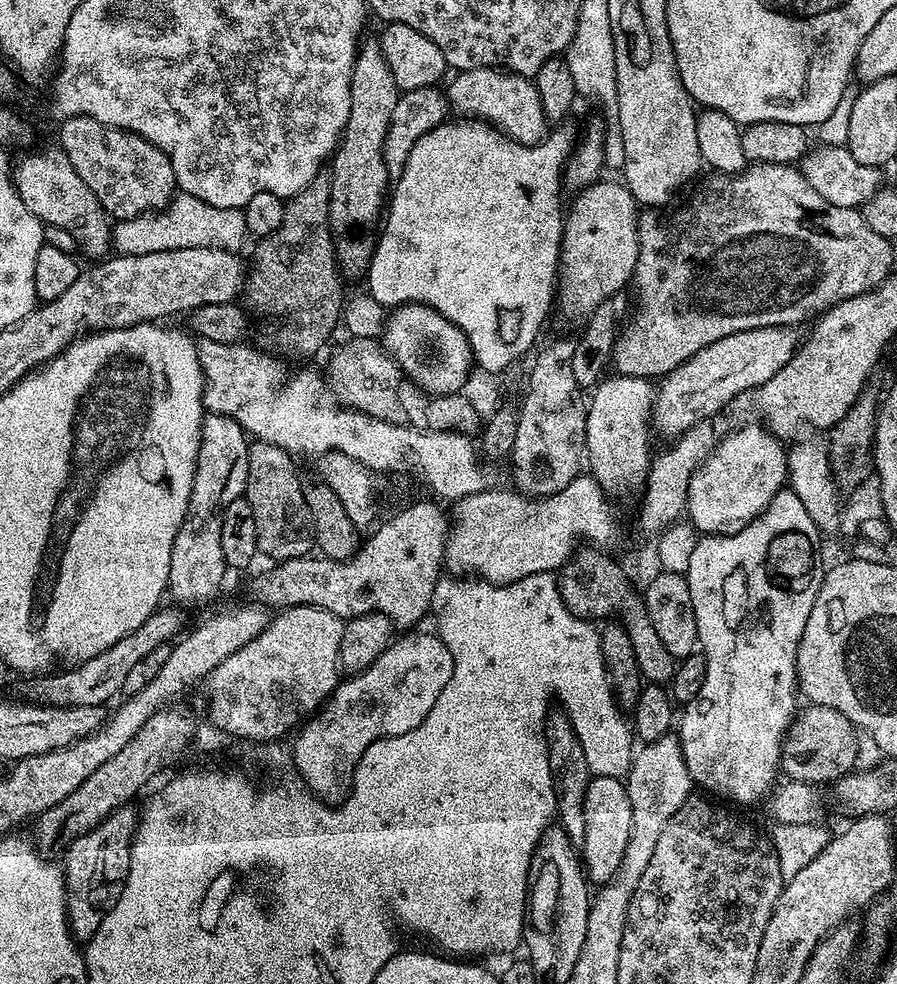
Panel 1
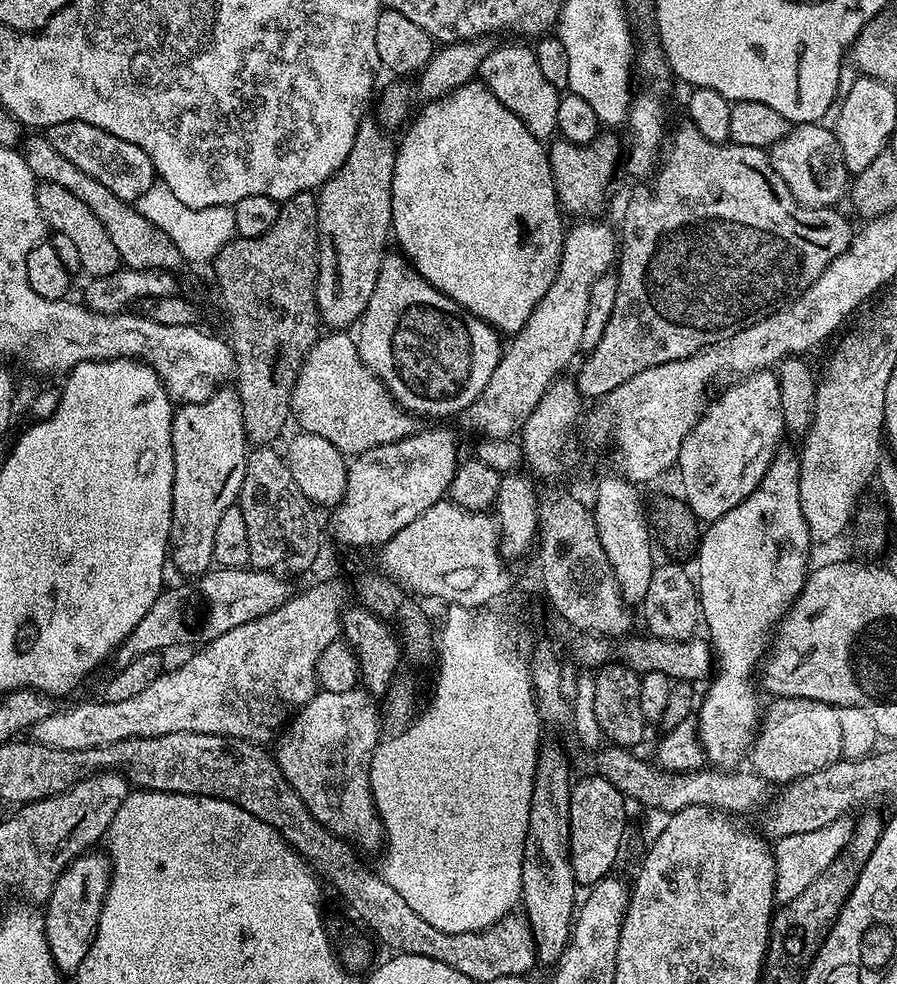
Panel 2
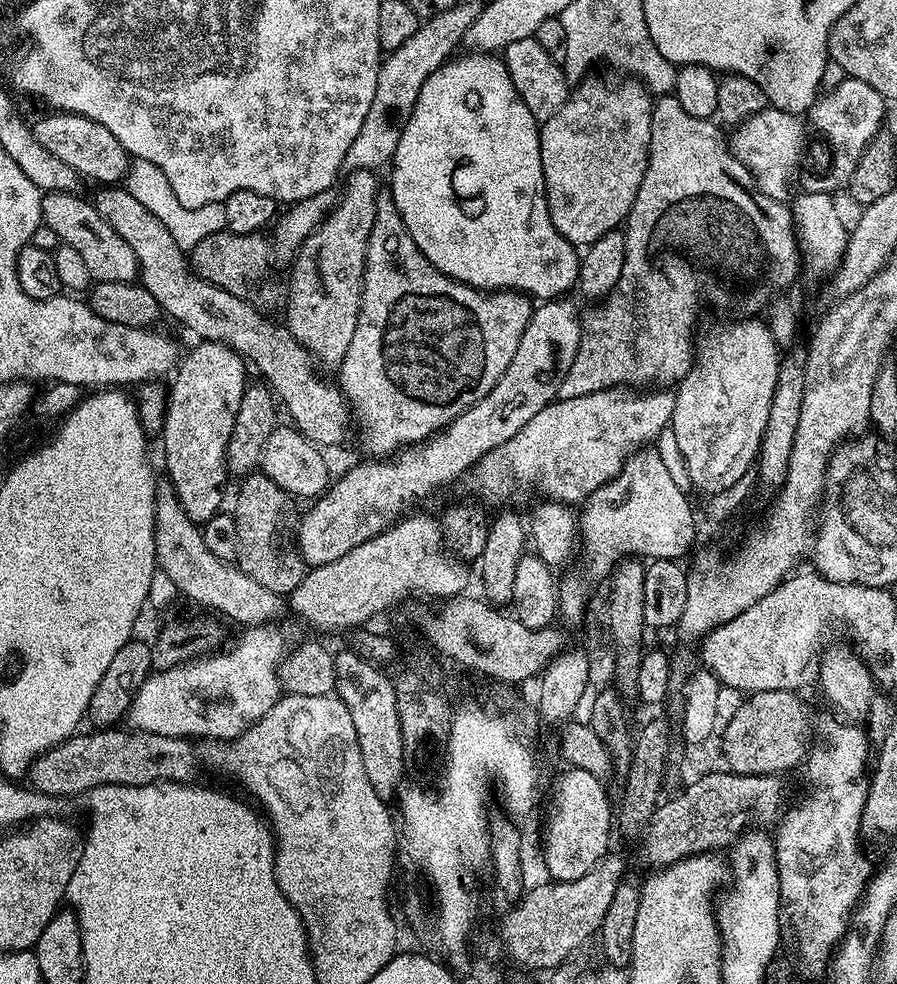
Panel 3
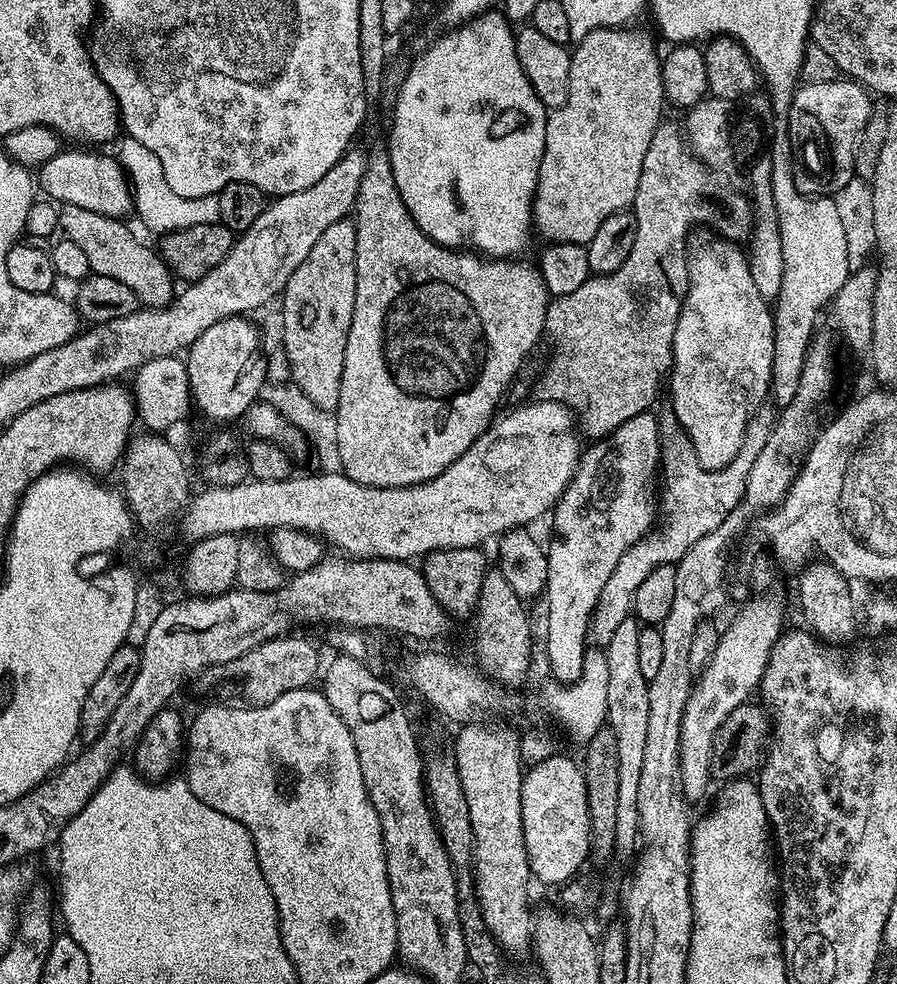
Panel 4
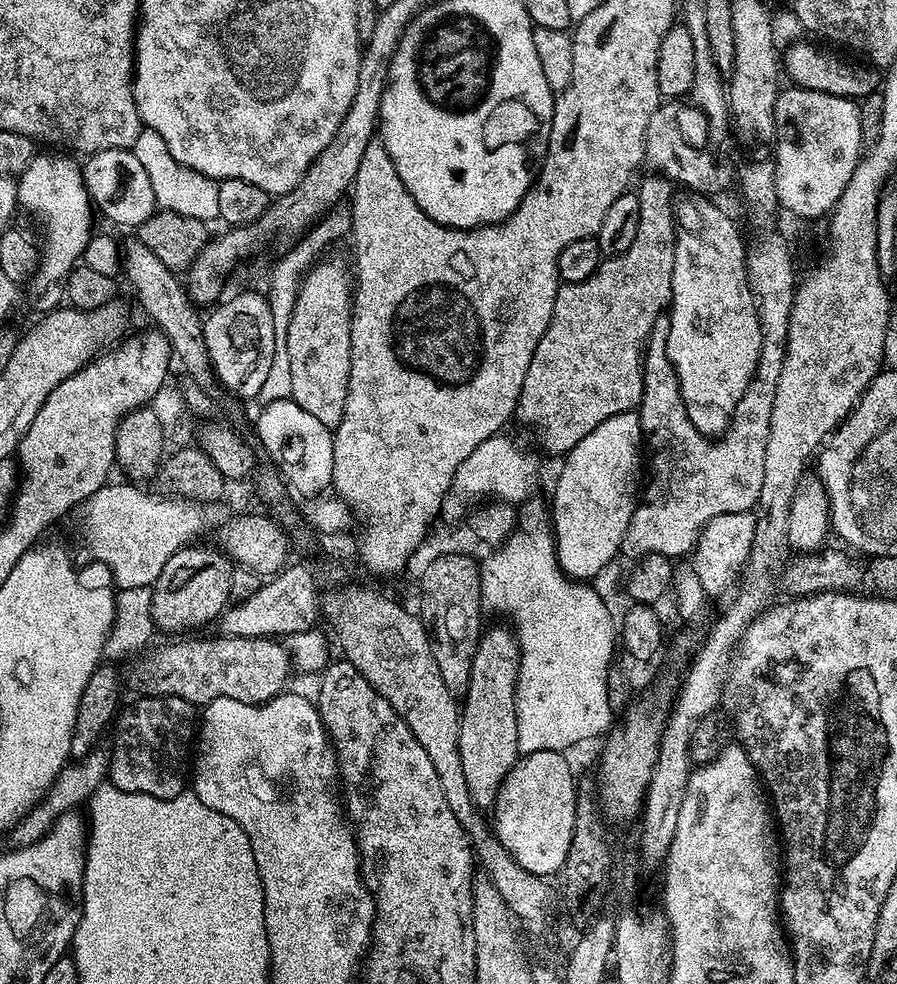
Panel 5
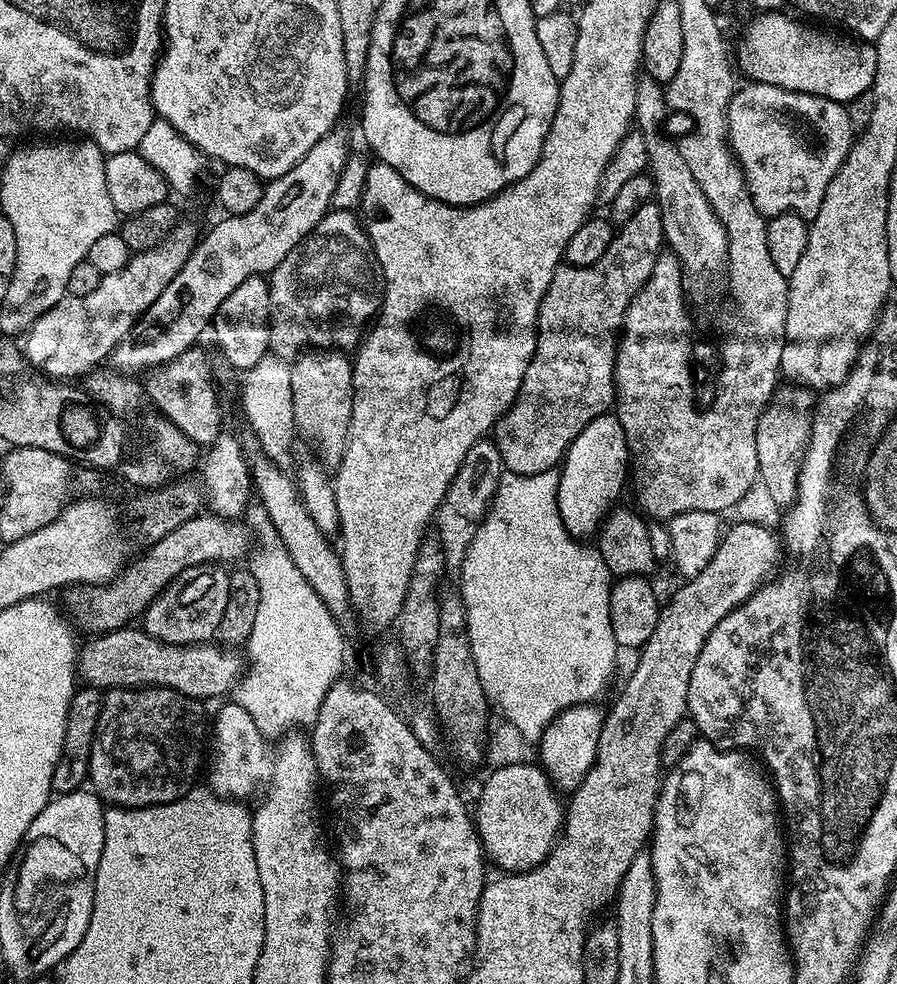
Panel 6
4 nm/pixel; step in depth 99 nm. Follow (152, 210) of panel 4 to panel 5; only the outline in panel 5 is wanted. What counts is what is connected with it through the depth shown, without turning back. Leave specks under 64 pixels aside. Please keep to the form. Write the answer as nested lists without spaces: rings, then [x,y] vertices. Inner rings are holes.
[[[141,127],[138,138],[132,144],[130,151],[142,162],[150,186],[154,188],[154,198],[157,209],[182,214],[186,218],[198,218],[205,222],[215,221],[218,217],[218,183],[209,176],[198,174],[192,168],[182,166],[166,150],[166,142],[162,142],[162,134],[152,128]]]

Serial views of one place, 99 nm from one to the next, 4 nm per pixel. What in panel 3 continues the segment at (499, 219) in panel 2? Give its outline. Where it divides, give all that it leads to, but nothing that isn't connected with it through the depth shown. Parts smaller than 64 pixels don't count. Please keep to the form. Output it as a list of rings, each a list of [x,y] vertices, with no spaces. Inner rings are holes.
[[[473,51],[464,55],[468,56],[458,57],[459,55],[457,55],[455,58],[449,59],[448,63],[438,70],[434,70],[434,74],[430,74],[430,78],[426,78],[426,82],[422,82],[418,102],[414,102],[414,110],[410,114],[410,122],[406,122],[406,130],[402,130],[402,138],[398,138],[398,150],[390,161],[390,169],[392,168],[390,191],[394,206],[398,206],[398,214],[402,218],[402,222],[406,222],[406,230],[410,230],[410,238],[414,238],[414,246],[418,246],[420,253],[442,274],[485,292],[505,290],[523,292],[540,302],[563,297],[571,288],[573,290],[577,287],[582,256],[577,245],[562,238],[562,234],[558,234],[554,222],[550,222],[546,182],[542,174],[542,158],[540,157],[540,124],[534,118],[534,114],[530,114],[526,102],[522,102],[518,90],[514,90],[514,82],[510,78],[508,67],[504,65],[504,61],[499,55]],[[496,144],[528,144],[528,194],[496,192]]]

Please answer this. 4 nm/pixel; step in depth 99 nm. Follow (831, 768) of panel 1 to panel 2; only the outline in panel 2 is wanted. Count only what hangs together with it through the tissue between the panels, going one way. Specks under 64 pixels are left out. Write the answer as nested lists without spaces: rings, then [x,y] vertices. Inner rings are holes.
[[[789,696],[773,699],[771,703],[761,715],[752,738],[752,772],[772,786],[783,786],[791,780],[806,778],[806,774],[814,774],[841,759],[842,729],[838,711],[833,705]]]

